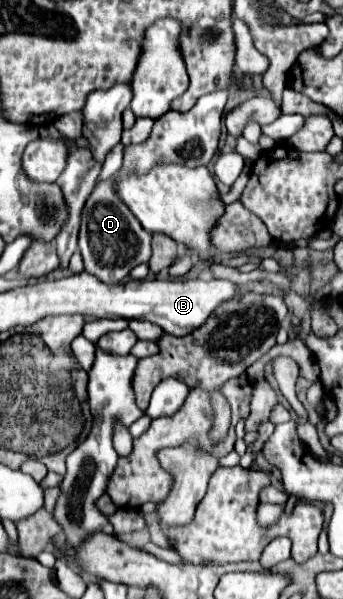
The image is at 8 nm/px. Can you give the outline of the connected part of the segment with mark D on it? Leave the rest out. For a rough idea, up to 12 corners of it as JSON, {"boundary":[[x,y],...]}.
{"boundary":[[100,182],[78,238],[86,272],[122,282],[150,258],[150,232]]}

